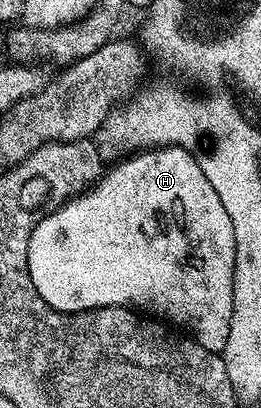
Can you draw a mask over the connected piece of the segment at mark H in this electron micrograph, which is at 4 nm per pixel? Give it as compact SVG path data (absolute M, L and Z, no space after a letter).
M159 146L137 151L113 163L116 164L109 171L107 168L91 189L77 194L64 202L61 207L49 210L44 216L46 219L45 223L40 223L39 229L35 230L36 239L32 239L32 253L30 256L32 259L32 279L36 279L36 288L43 291L44 298L48 299L48 303L53 303L53 308L56 311L68 310L69 307L85 307L88 311L90 309L98 309L99 307L130 307L137 312L143 313L145 316L155 317L173 328L183 329L191 338L196 340L198 345L202 345L202 349L223 353L226 349L226 340L230 337L230 317L232 316L232 306L234 305L234 253L236 252L236 242L234 241L234 225L230 225L230 216L227 215L226 208L222 205L222 197L218 197L218 193L214 193L214 185L210 185L210 181L206 181L206 173L202 173L202 169L193 155L179 146Z

